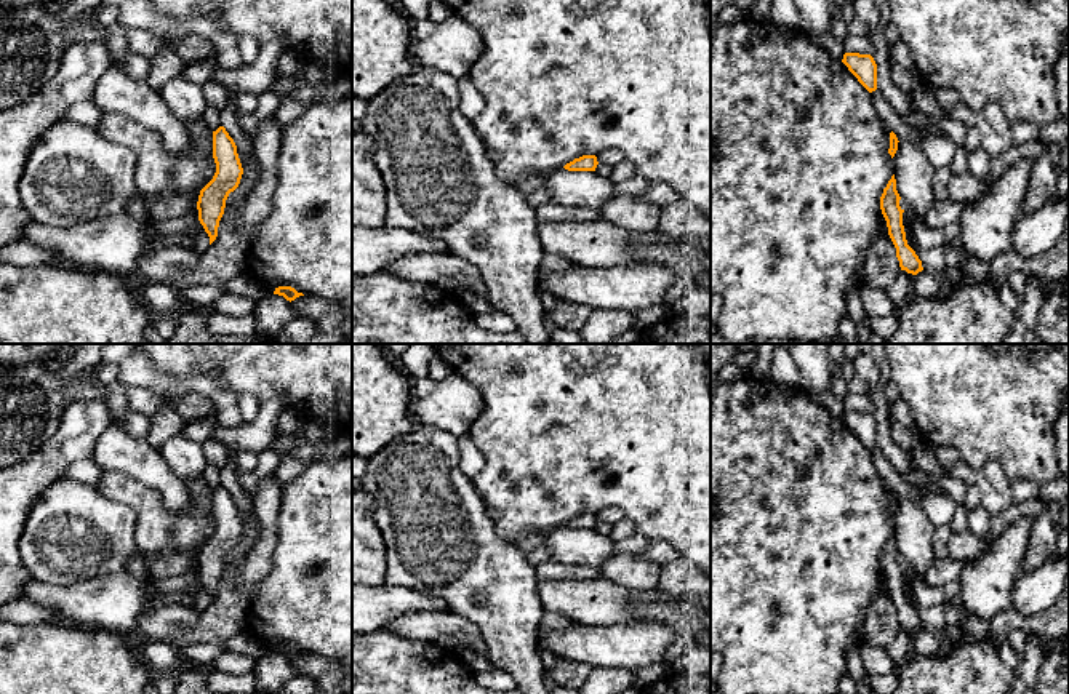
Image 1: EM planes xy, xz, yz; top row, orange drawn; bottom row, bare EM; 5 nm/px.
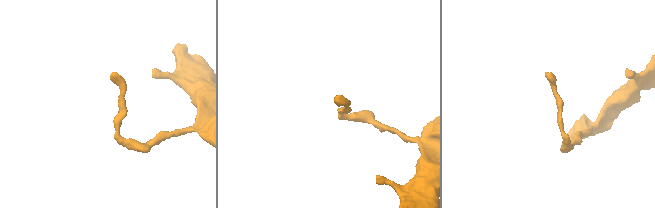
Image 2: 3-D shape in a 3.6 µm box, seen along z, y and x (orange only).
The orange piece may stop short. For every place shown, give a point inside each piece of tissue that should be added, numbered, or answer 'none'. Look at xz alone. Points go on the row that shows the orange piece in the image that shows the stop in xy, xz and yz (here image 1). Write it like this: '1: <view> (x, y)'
none

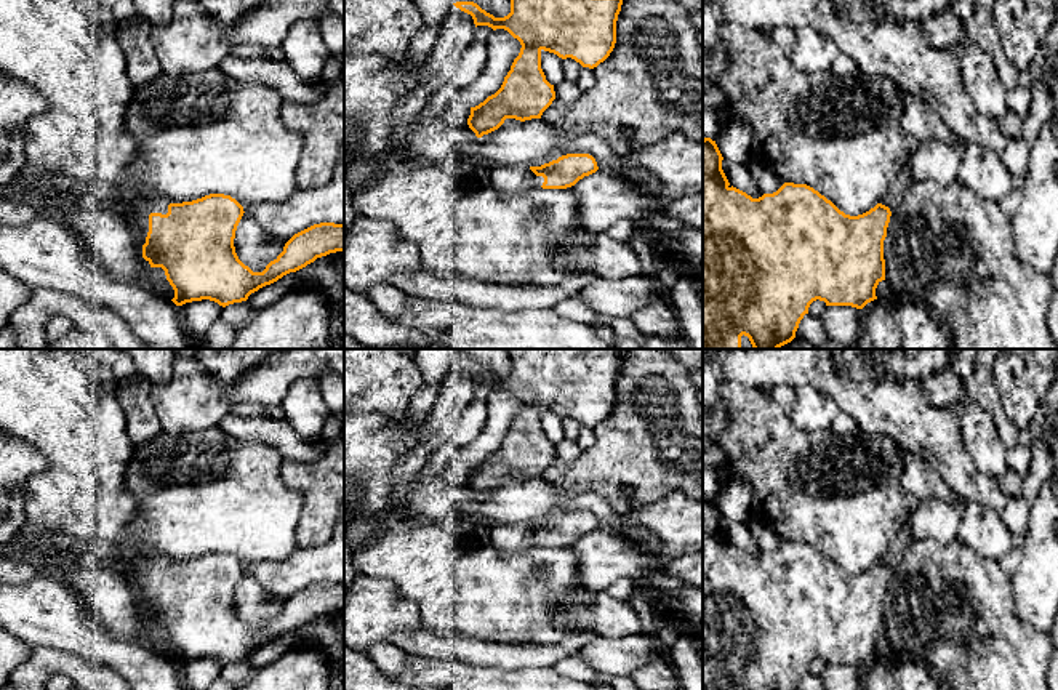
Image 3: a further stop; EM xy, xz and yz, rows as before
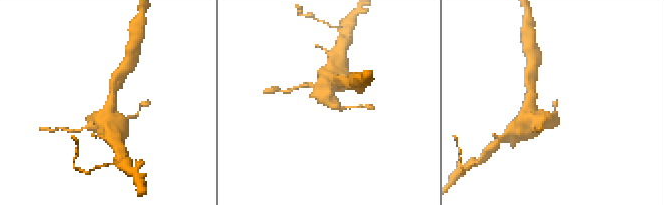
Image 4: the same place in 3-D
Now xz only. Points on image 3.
1: xz (514, 178)

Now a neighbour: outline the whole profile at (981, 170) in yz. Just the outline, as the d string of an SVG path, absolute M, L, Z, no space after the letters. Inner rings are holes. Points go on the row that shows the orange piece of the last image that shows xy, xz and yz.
M975 142L965 146L957 179L975 194L999 203L1020 186L994 152Z

